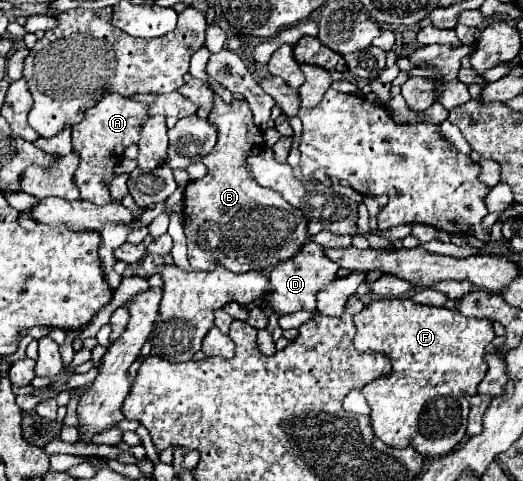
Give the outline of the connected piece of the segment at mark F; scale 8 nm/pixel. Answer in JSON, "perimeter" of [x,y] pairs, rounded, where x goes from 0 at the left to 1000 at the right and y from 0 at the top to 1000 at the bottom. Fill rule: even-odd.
{"perimeter":[[[750,620],[750,624],[715,624],[688,653],[677,657],[681,699],[677,719],[685,732],[734,732],[750,748],[753,773],[742,786],[723,786],[704,798],[692,815],[711,848],[711,890],[723,911],[742,927],[772,931],[792,927],[807,948],[834,952],[864,940],[891,906],[895,886],[895,823],[910,819],[914,798],[929,778],[925,723],[945,707],[945,682],[937,665],[891,661],[880,649],[864,649],[834,636],[792,632],[788,624]]]}

